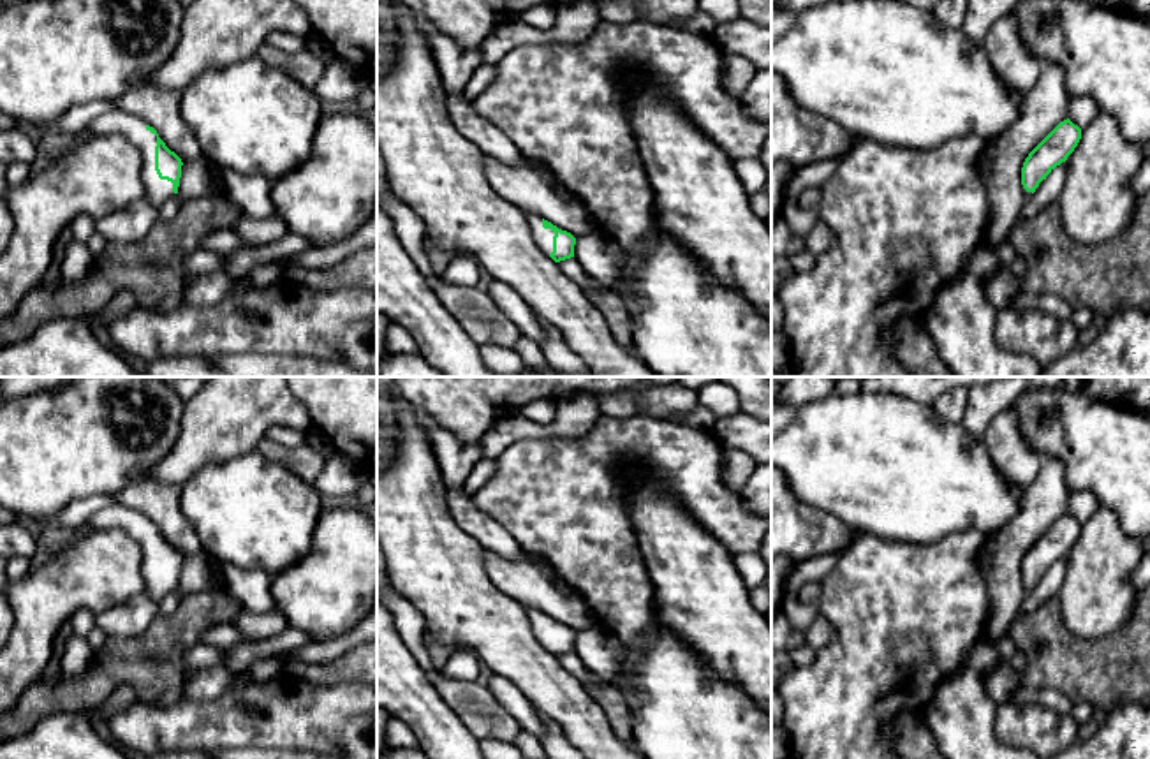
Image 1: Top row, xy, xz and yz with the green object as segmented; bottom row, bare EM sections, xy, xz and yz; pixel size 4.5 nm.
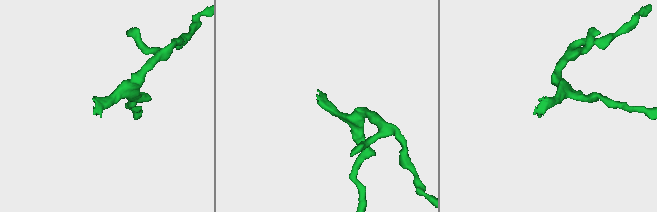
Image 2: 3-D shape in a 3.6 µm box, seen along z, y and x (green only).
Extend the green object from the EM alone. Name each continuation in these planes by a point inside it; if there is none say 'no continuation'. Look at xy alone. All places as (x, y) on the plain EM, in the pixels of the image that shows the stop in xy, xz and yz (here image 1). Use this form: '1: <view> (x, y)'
1: xy (157, 585)

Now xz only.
1: xz (543, 631)

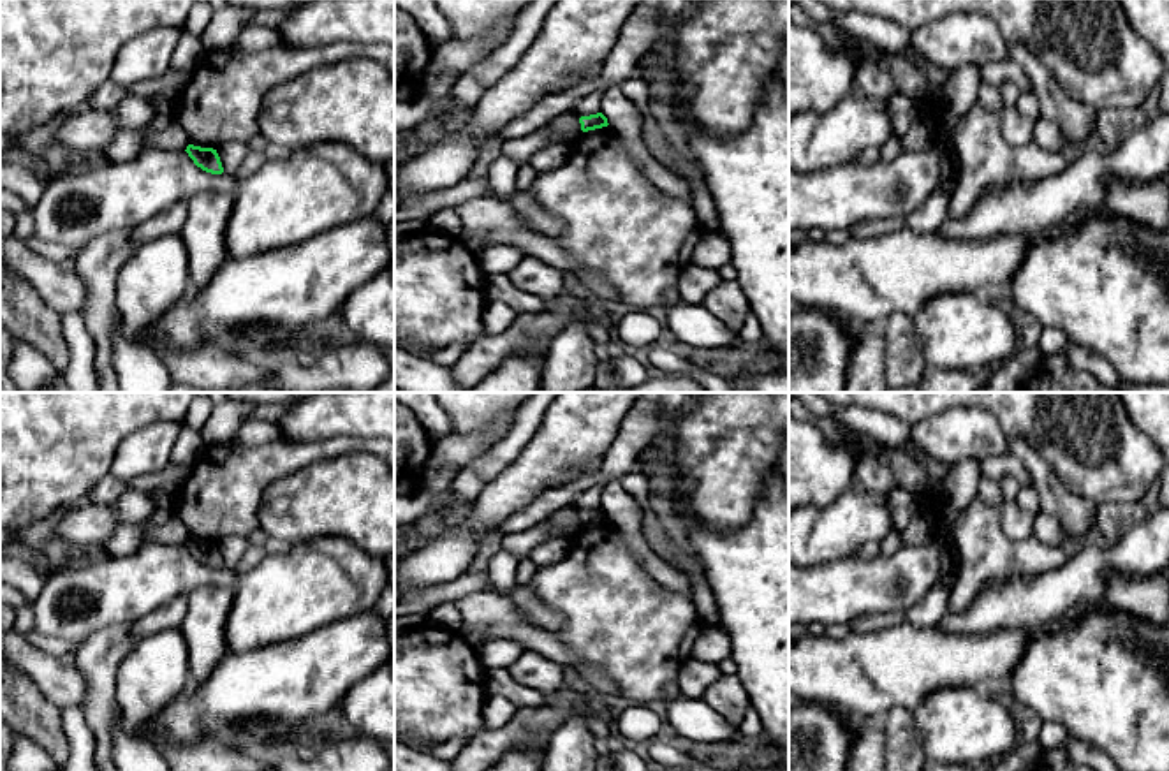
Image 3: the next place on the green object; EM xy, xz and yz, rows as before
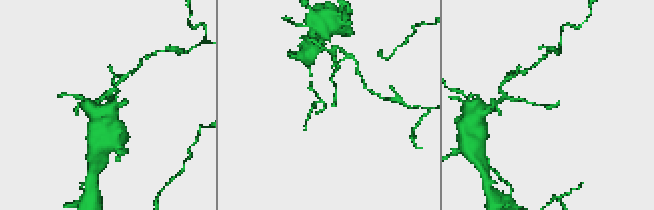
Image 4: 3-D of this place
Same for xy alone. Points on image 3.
no continuation

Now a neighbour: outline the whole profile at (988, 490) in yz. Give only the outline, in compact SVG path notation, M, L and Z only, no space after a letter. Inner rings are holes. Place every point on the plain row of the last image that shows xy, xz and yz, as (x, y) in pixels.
M989 474L981 477L977 496L991 507L998 507L1005 502L1000 484Z

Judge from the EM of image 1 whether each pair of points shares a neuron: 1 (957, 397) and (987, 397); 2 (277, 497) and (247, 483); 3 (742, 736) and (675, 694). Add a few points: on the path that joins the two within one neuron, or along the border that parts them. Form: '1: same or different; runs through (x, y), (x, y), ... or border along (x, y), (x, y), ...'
1: different; border along (969, 395), (964, 405), (964, 418), (958, 423)
2: same; runs through (270, 497), (261, 497), (254, 490)
3: same; runs through (726, 736), (717, 736), (691, 710)

